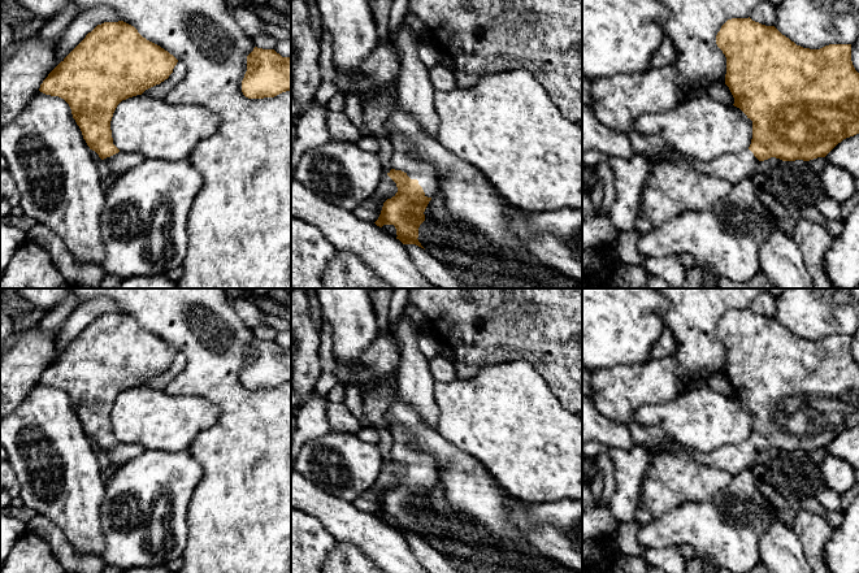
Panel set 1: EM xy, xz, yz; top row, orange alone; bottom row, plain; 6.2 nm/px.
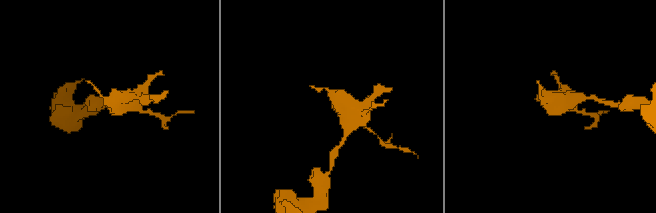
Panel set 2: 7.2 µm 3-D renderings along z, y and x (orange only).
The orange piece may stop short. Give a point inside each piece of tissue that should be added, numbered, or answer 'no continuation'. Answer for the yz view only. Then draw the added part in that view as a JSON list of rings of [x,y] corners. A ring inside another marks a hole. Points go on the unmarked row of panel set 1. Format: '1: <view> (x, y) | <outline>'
1: yz (732, 458) | [[[667,438],[661,446],[656,447],[650,452],[659,453],[676,451],[682,451],[687,453],[691,459],[700,464],[724,469],[732,476],[739,473],[746,468],[750,468],[750,465],[760,453],[750,440],[746,440],[739,444],[725,444],[716,448],[715,451],[704,453]]]

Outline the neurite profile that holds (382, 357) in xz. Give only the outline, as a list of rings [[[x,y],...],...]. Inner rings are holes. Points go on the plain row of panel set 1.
[[[383,333],[365,351],[360,359],[361,366],[347,370],[335,363],[334,376],[340,385],[350,382],[364,383],[377,377],[396,374],[400,351],[390,337]]]

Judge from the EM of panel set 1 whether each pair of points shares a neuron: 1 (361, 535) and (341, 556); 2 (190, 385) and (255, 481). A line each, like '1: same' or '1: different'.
1: different
2: same

